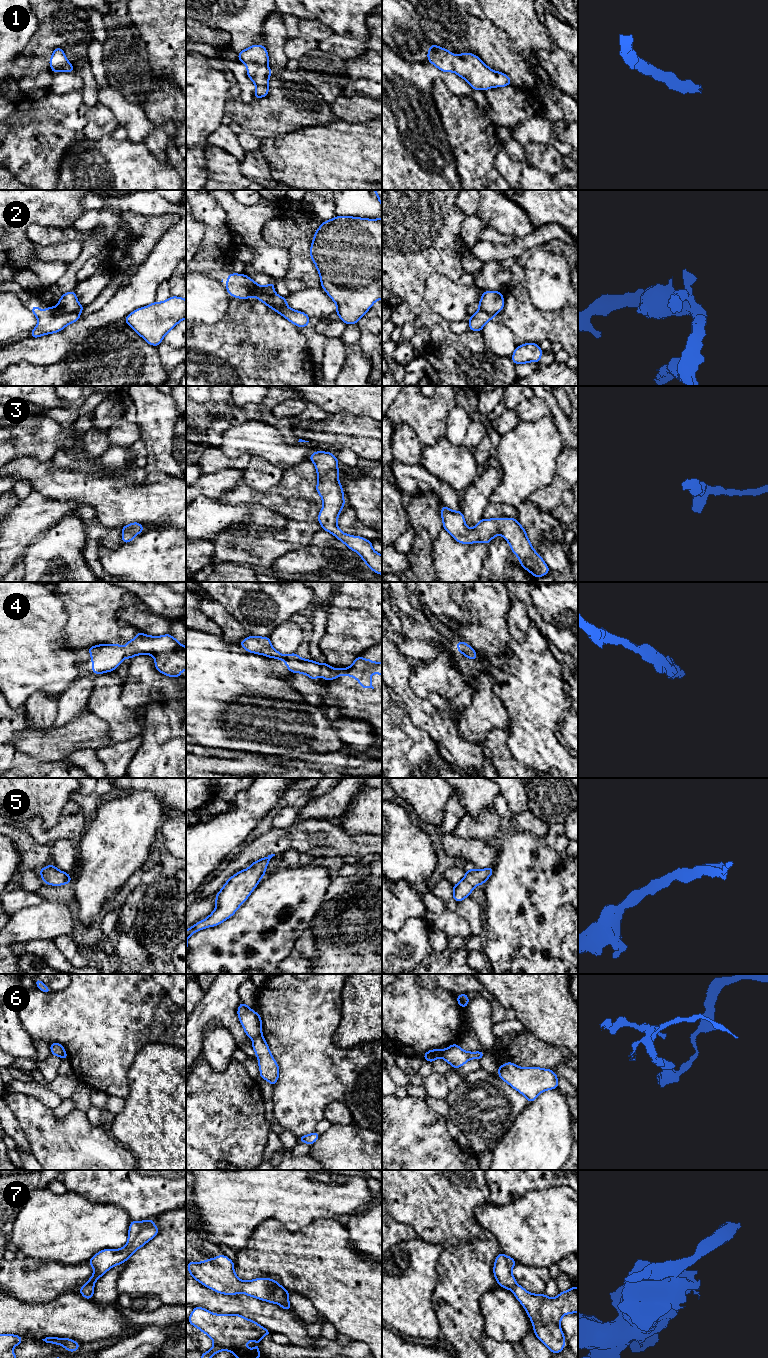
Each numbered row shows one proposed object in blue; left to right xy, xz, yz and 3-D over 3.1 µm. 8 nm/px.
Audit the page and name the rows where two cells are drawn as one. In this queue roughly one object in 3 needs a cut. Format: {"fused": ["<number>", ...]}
{"fused": ["2", "6", "7"]}

